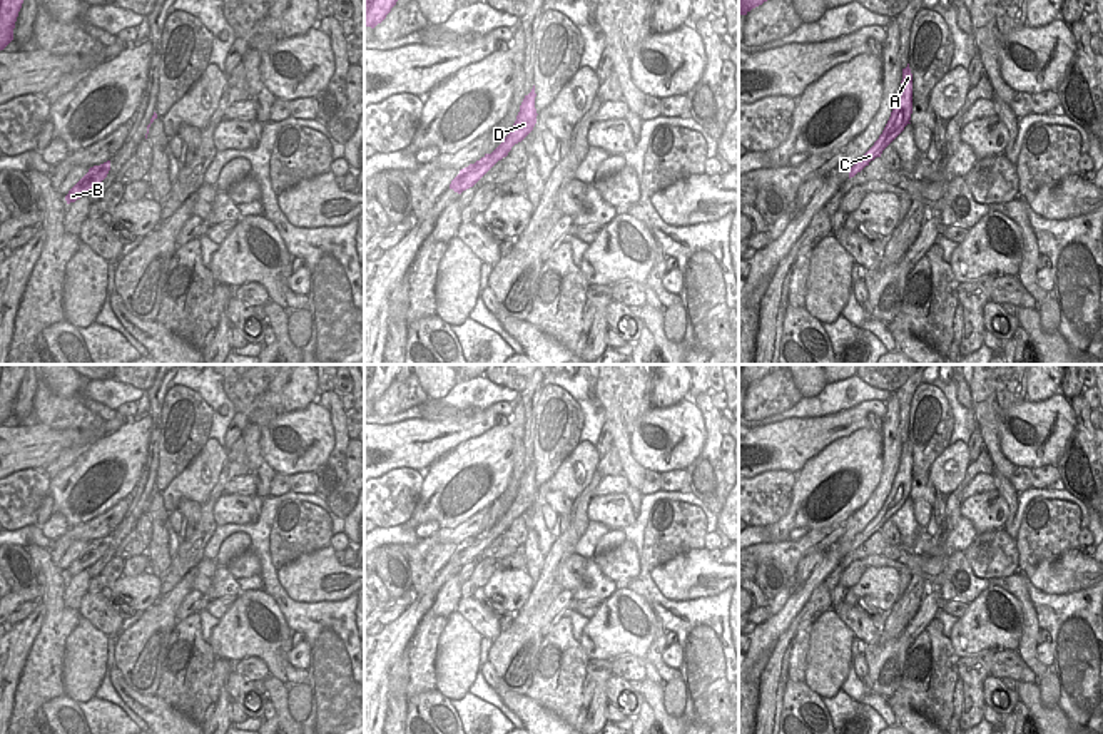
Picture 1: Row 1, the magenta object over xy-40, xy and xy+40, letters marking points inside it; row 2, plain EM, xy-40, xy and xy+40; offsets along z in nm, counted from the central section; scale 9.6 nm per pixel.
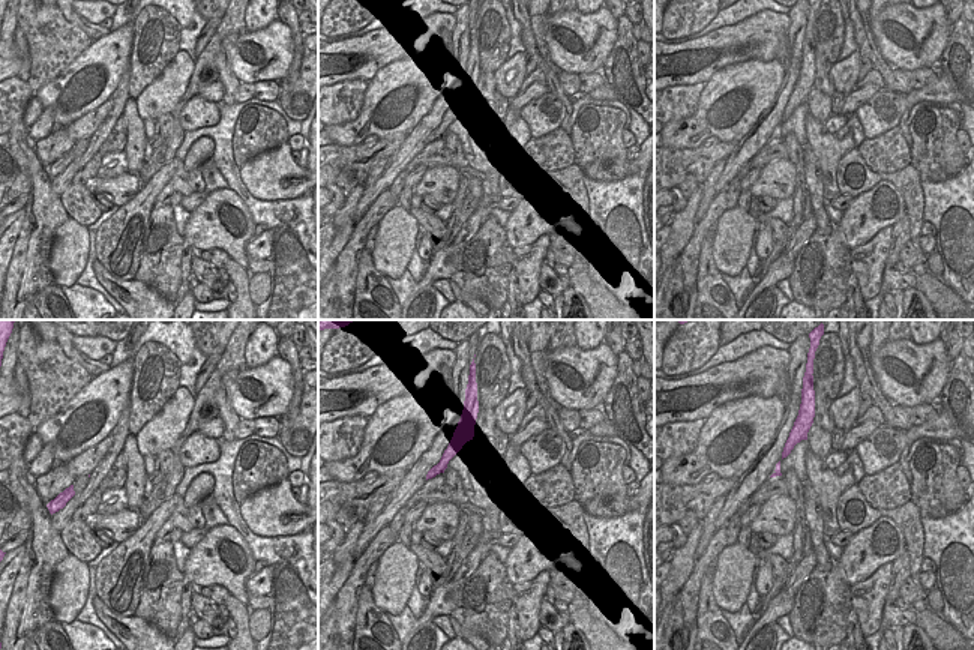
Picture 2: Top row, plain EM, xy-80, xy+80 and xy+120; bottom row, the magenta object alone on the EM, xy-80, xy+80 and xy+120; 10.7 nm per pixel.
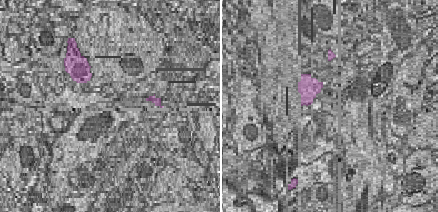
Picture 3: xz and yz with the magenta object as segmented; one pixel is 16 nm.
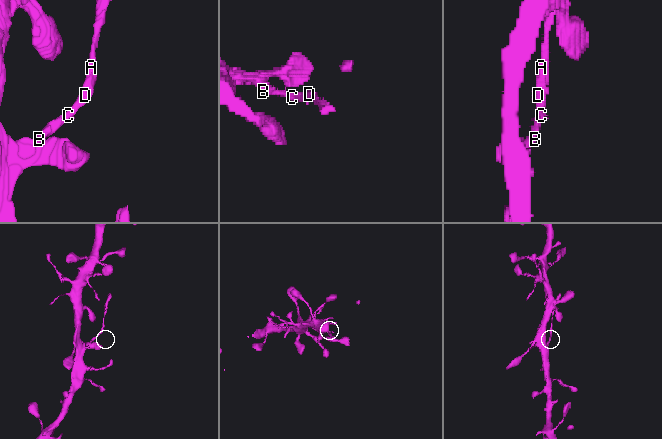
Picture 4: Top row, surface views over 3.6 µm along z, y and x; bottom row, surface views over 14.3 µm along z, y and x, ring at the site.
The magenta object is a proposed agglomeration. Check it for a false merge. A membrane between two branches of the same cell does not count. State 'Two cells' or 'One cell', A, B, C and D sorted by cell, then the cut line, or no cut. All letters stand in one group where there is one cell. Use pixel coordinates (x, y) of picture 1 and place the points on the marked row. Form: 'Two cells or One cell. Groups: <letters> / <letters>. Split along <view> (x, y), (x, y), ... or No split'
Two cells. Groups: A C D / B. Split along xy (475, 163), (492, 166).

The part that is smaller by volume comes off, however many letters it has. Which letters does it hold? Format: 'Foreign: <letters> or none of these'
Foreign: A, C, D

